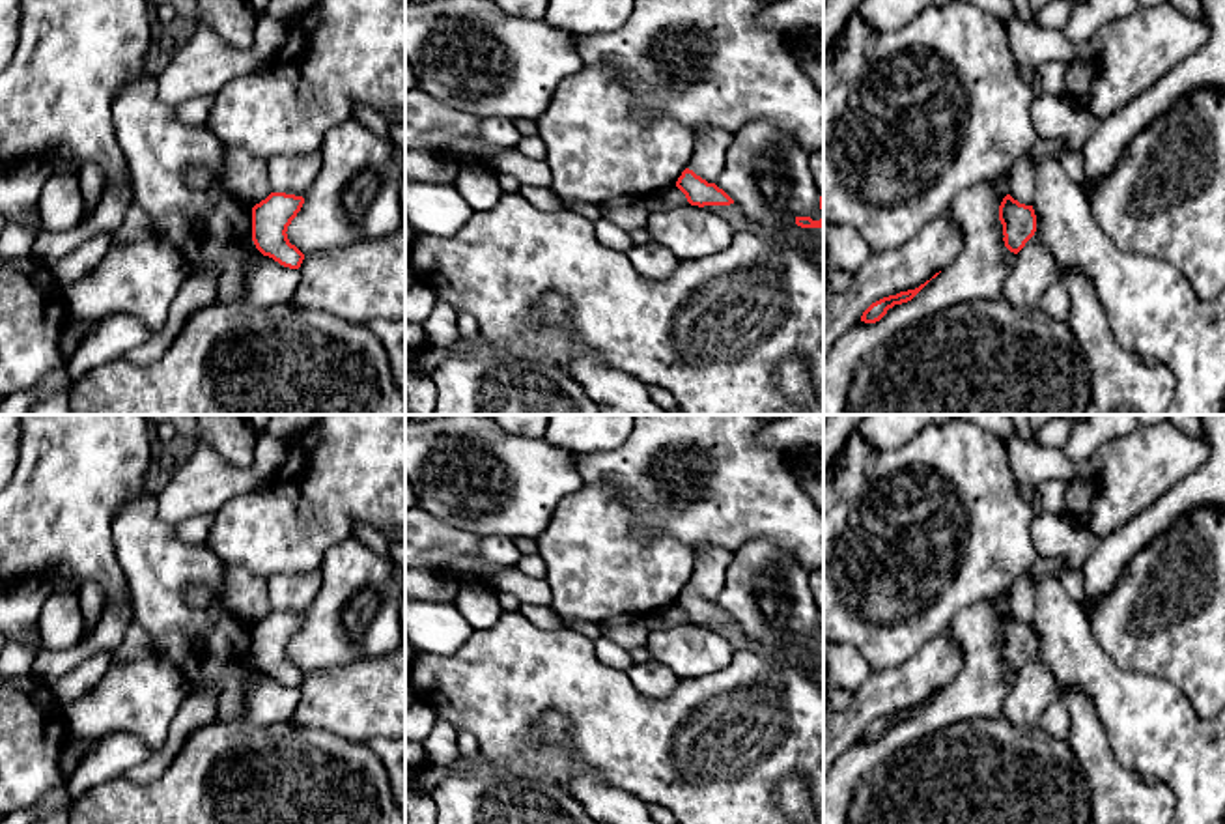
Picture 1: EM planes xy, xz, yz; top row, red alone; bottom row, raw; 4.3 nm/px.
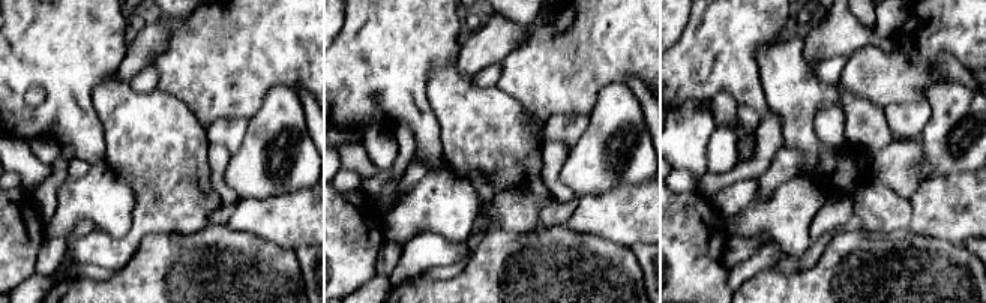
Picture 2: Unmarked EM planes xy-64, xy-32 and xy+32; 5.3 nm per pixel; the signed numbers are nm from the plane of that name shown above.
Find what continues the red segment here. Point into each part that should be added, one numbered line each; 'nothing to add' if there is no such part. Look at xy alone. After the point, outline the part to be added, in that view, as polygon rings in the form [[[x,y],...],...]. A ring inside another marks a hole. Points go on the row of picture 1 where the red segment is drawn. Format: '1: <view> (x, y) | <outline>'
nothing to add

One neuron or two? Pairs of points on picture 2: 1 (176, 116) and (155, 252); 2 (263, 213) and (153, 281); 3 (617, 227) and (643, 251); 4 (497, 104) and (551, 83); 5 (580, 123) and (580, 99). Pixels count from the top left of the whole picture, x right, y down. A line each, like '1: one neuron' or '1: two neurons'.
1: two neurons
2: two neurons
3: two neurons
4: two neurons
5: two neurons

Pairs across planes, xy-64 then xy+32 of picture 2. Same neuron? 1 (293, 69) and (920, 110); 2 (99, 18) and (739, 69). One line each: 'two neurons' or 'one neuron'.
1: two neurons
2: one neuron

